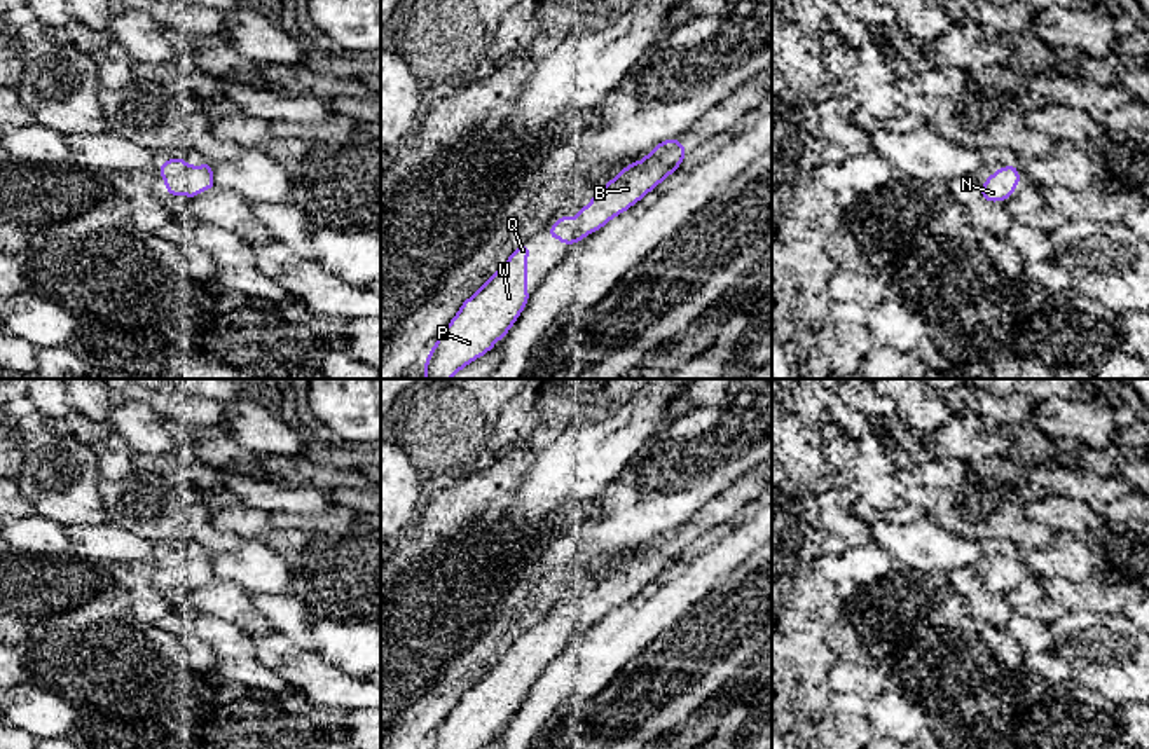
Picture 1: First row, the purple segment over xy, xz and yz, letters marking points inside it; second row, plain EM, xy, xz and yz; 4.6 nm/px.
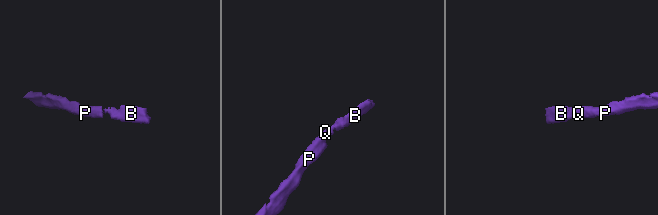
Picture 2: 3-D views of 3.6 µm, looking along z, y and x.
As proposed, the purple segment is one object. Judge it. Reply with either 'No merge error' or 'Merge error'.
No merge error

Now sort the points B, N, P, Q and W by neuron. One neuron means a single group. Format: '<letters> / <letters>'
B N P Q W

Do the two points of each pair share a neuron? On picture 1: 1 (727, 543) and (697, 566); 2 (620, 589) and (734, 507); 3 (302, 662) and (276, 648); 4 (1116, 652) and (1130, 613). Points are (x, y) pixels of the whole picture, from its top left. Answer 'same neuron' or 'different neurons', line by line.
1: same neuron
2: same neuron
3: same neuron
4: different neurons

